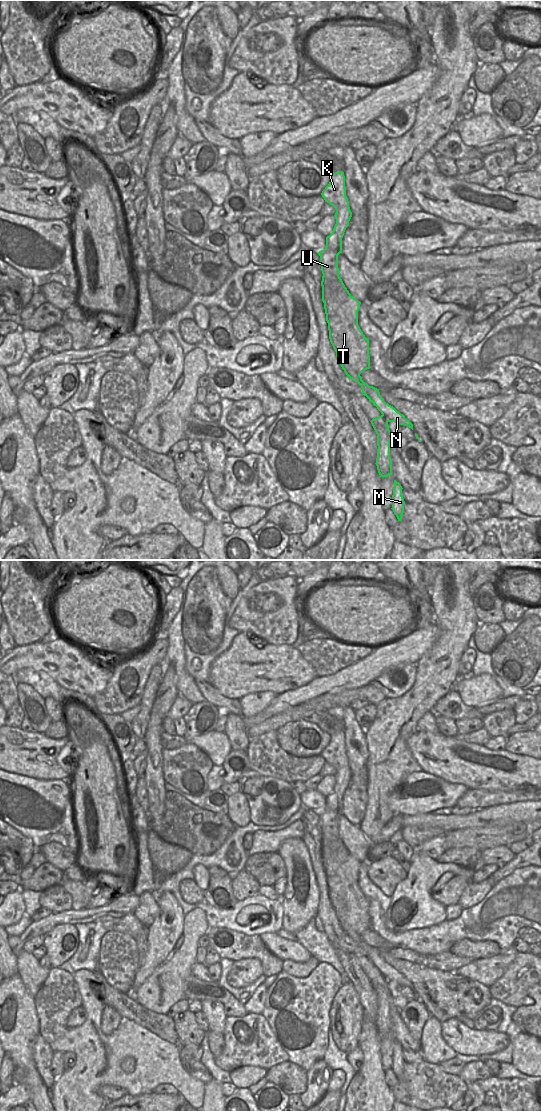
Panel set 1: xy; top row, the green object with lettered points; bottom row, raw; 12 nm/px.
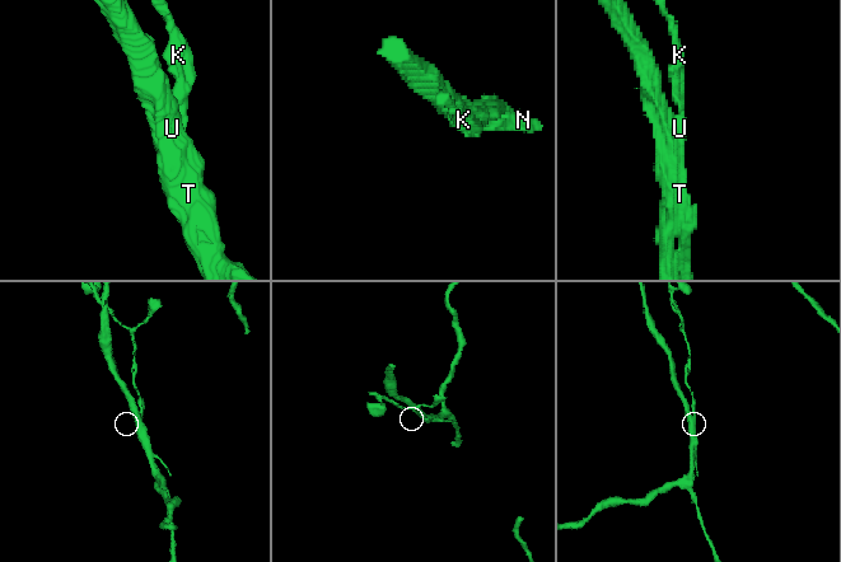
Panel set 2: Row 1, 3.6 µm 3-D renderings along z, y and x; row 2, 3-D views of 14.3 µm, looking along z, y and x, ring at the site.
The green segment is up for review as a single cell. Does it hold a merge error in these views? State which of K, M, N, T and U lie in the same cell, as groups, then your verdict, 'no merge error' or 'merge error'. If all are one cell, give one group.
K N U / M T; merge error

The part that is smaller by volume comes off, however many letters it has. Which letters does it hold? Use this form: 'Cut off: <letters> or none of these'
Cut off: K, N, U

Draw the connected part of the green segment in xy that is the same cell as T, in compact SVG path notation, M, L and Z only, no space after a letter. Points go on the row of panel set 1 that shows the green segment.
M324 274L321 286L329 339L336 357L341 366L346 362L361 374L371 368L369 340L358 325L361 302L349 293L339 275Z

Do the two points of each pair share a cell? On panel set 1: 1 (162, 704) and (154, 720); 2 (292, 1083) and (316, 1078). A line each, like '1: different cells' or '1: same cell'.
1: different cells
2: different cells

